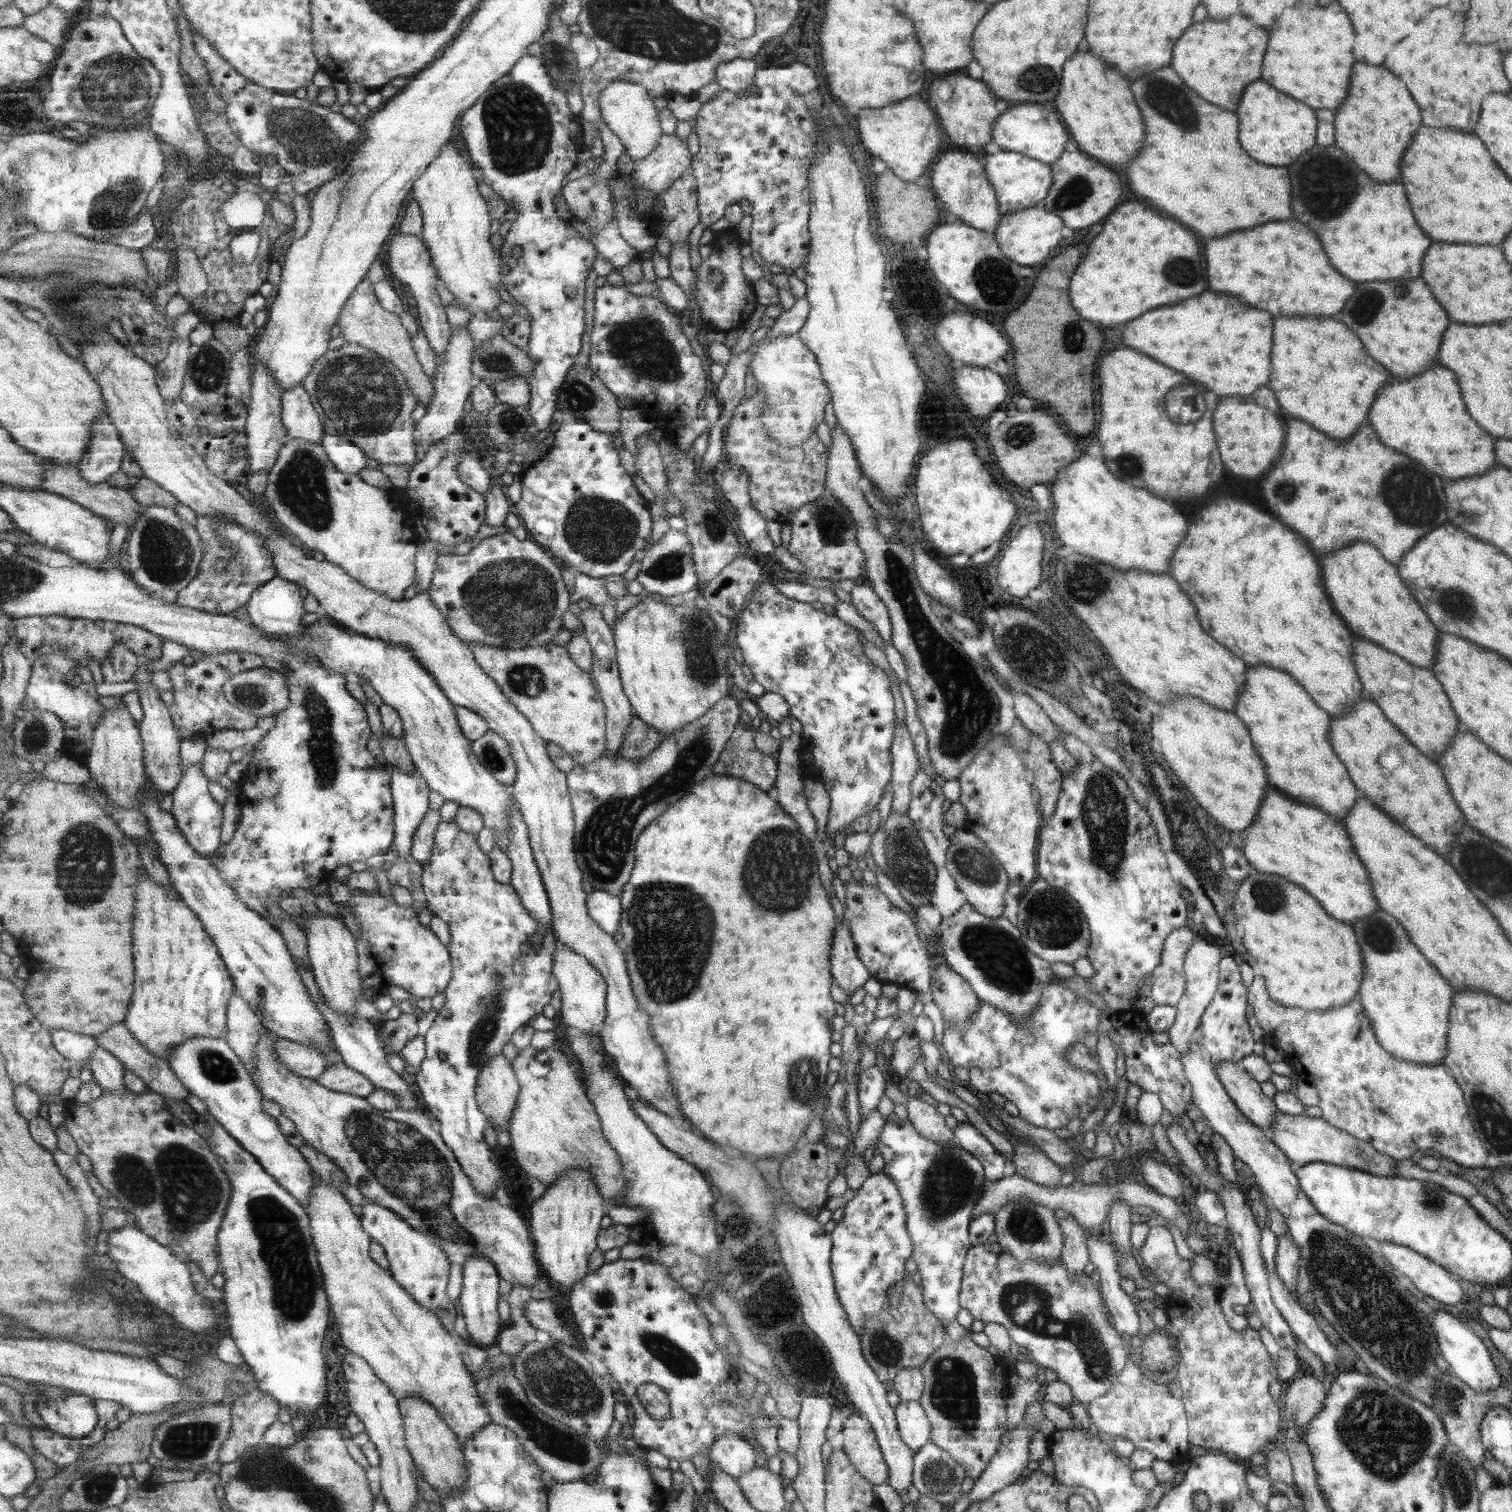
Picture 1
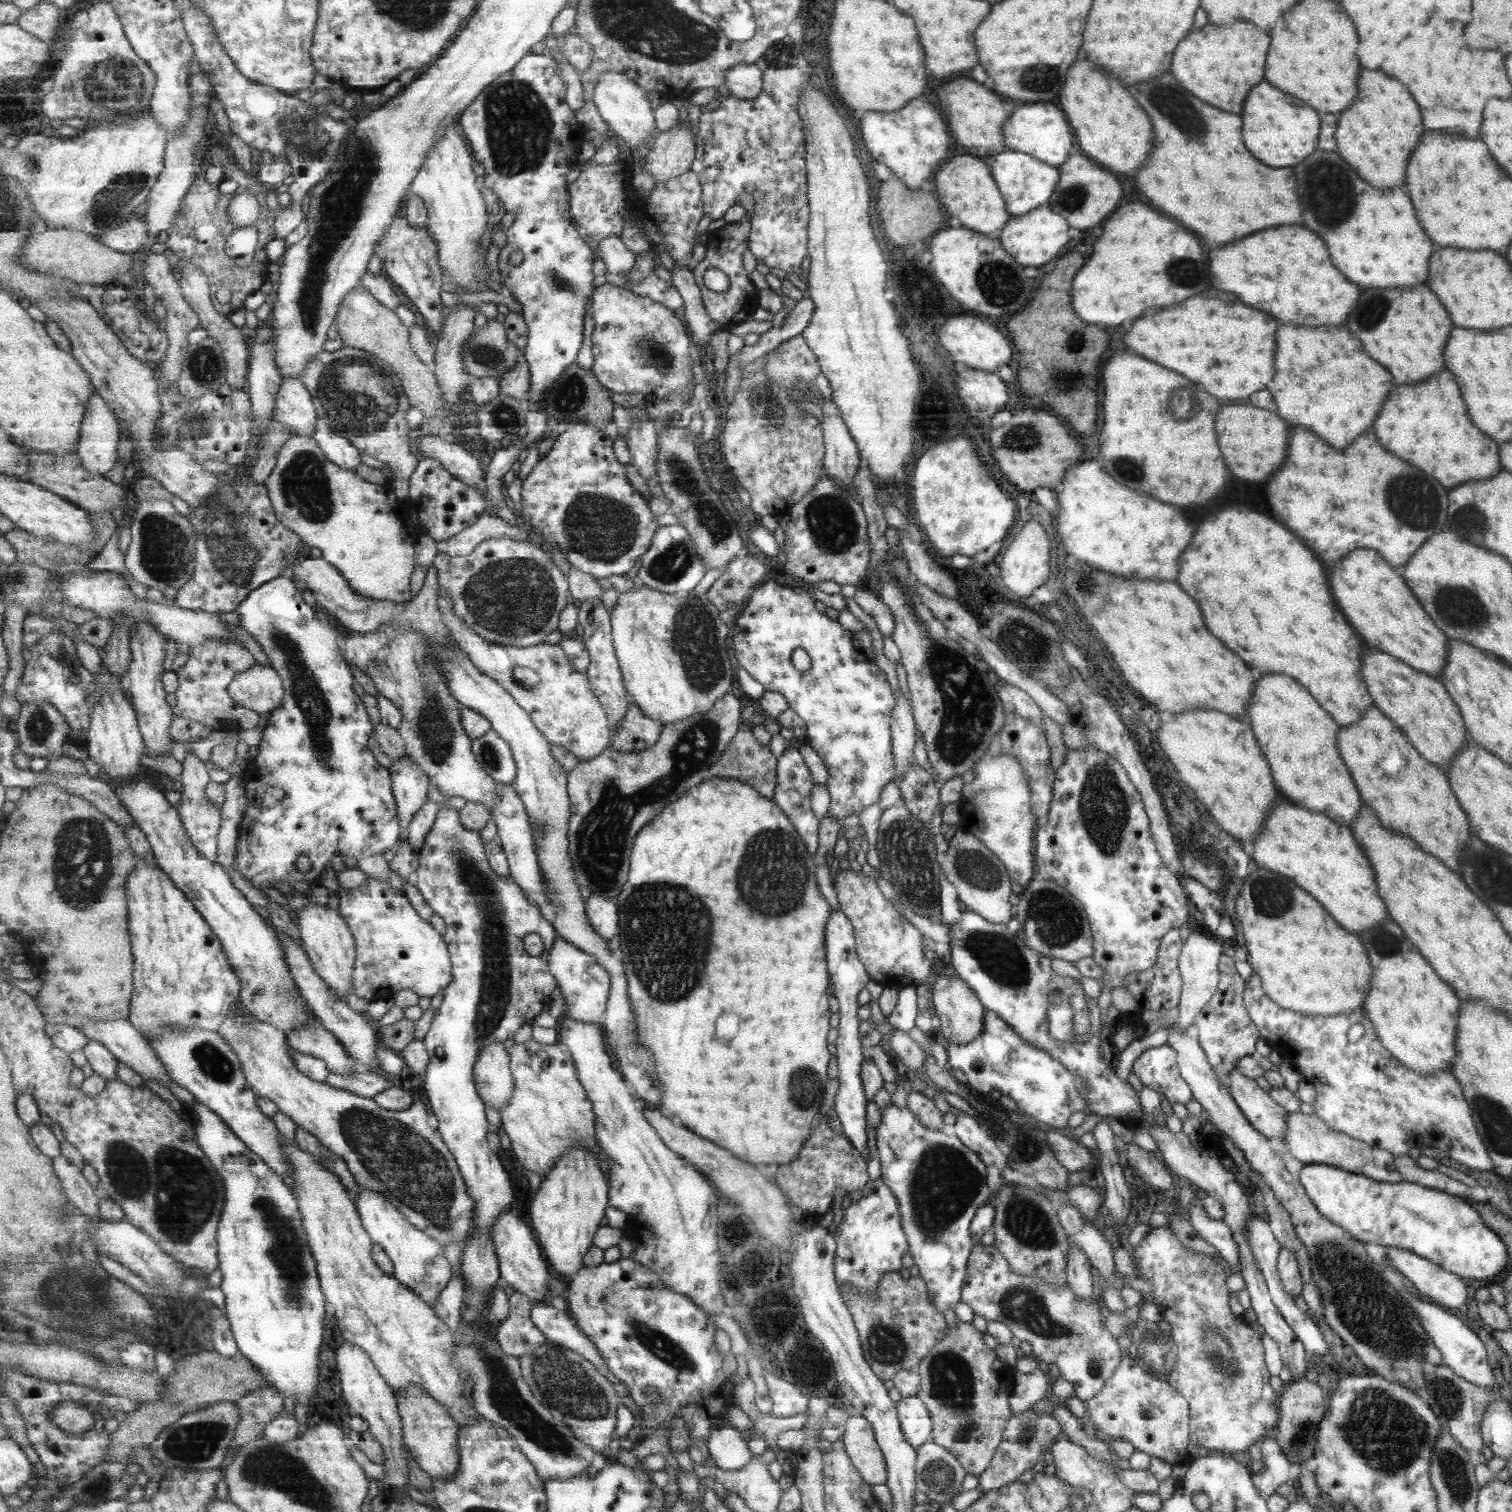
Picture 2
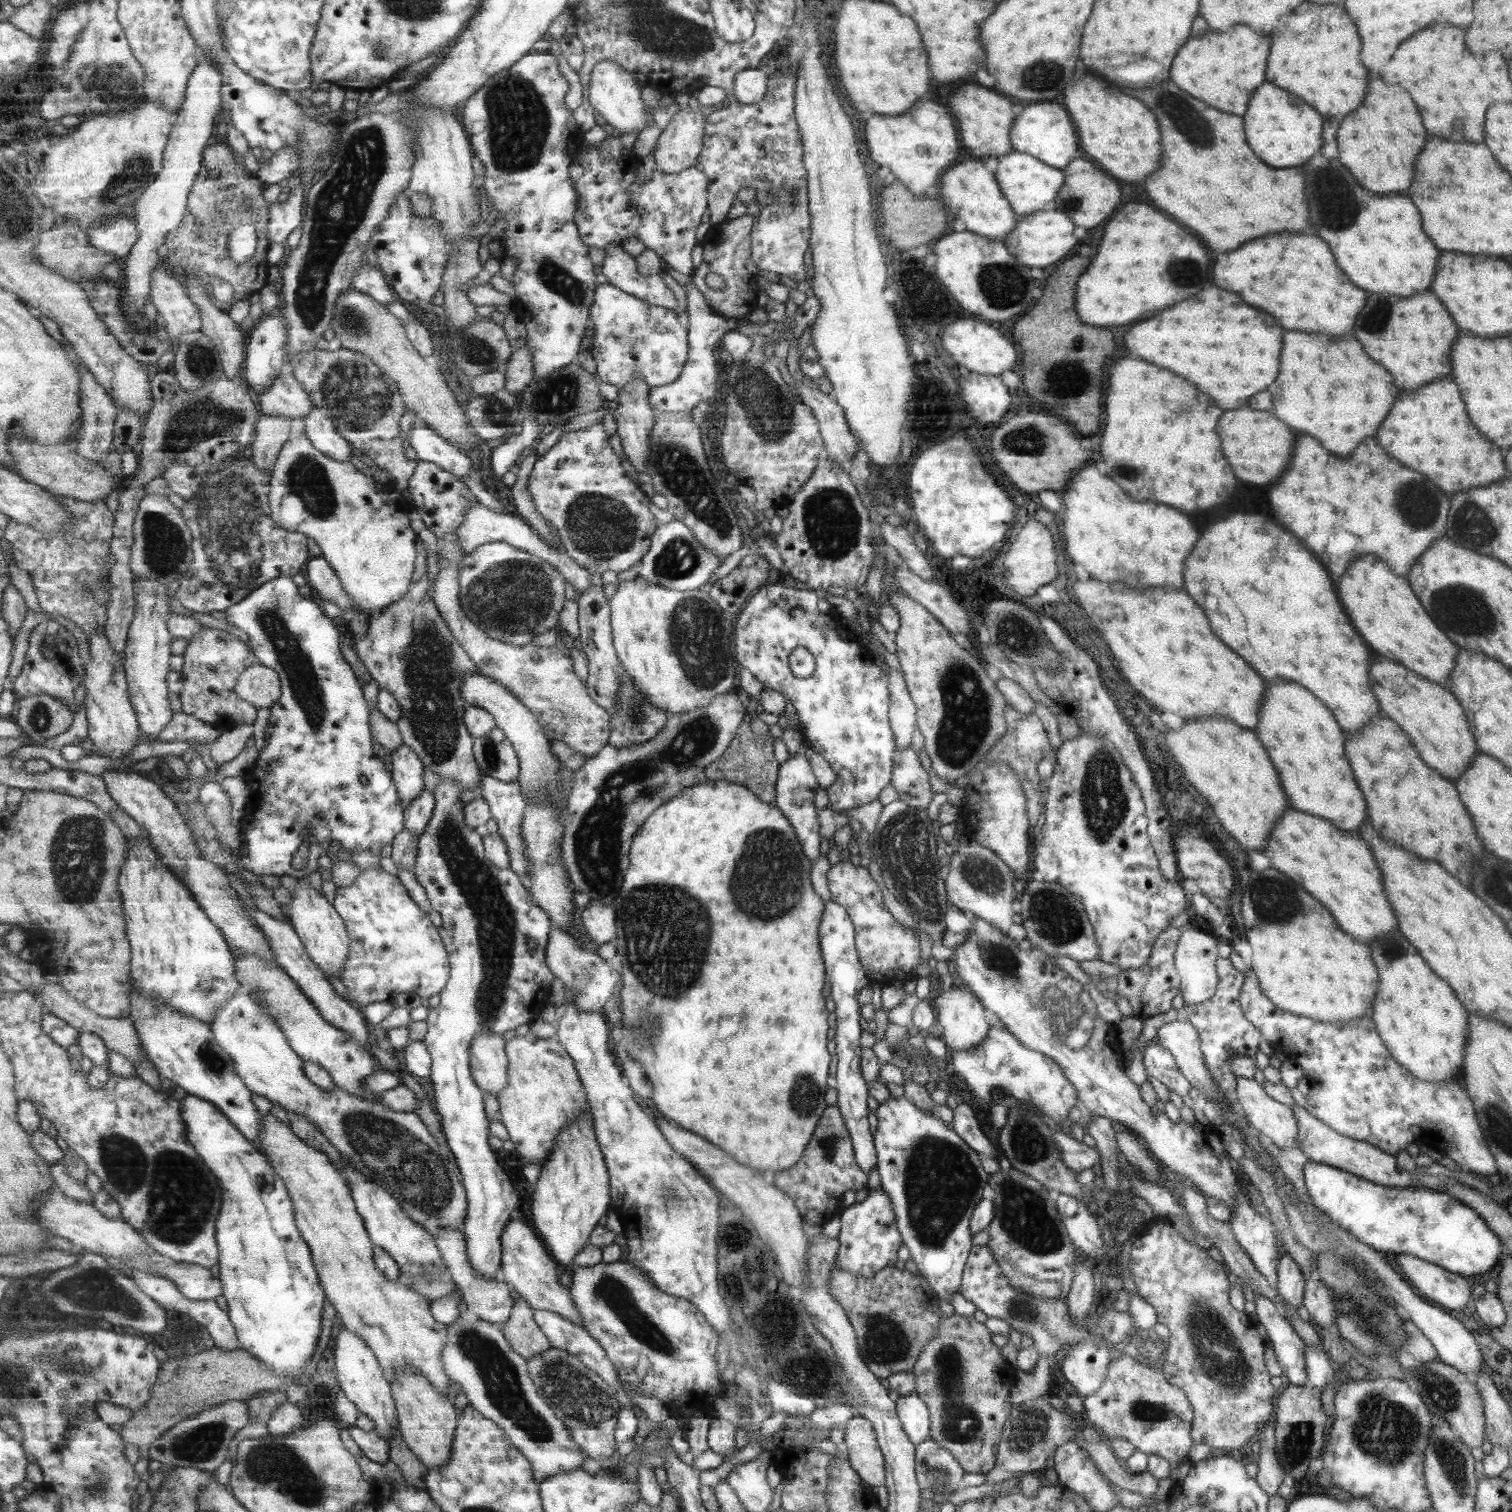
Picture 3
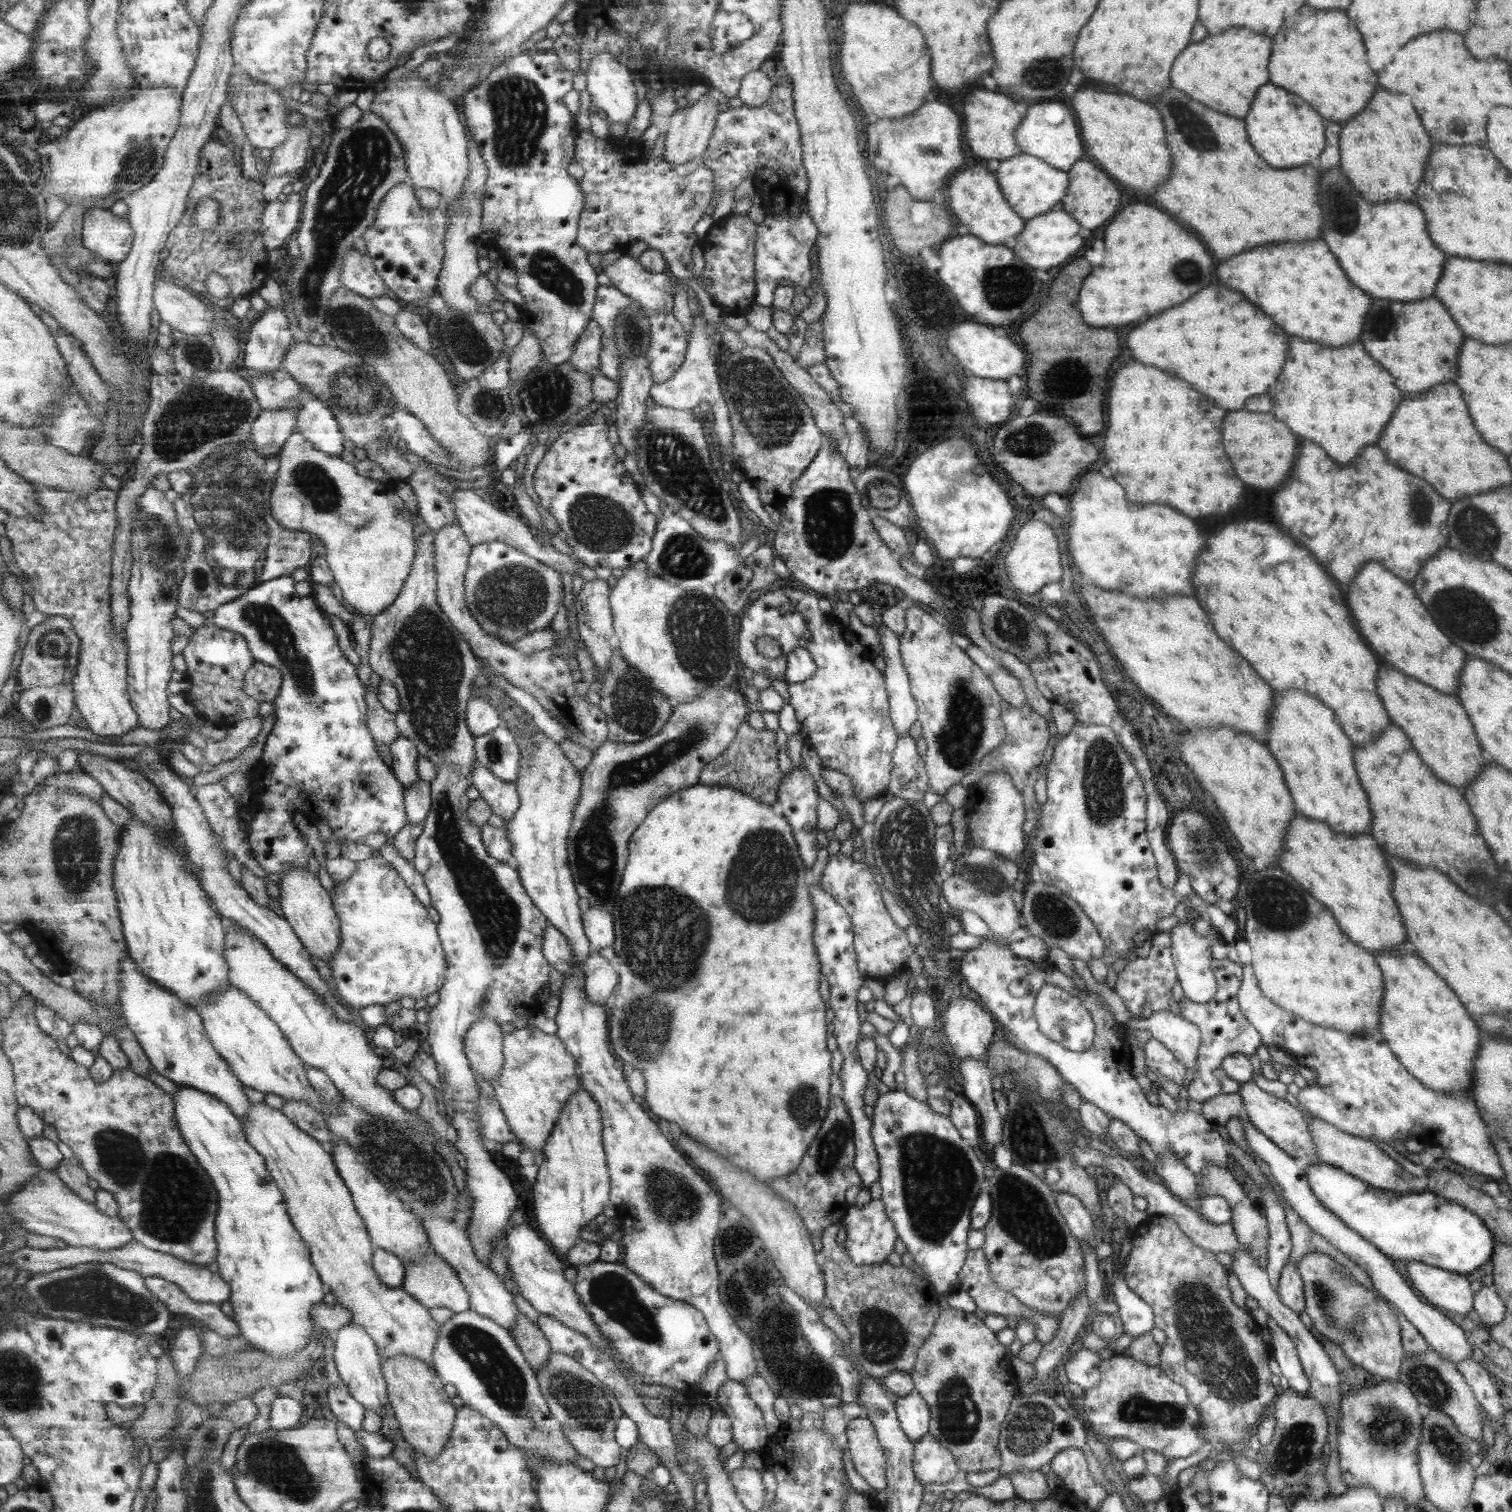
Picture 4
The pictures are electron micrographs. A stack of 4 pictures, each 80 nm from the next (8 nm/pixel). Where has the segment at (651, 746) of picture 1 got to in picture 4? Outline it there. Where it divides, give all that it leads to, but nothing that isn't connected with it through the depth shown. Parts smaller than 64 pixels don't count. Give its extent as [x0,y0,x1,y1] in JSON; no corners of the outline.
[598,653,673,743]

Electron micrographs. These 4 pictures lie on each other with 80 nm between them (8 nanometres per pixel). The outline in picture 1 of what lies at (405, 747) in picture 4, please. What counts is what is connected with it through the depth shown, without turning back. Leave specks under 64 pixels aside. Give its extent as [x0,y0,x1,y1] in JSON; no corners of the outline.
[392,767,429,858]

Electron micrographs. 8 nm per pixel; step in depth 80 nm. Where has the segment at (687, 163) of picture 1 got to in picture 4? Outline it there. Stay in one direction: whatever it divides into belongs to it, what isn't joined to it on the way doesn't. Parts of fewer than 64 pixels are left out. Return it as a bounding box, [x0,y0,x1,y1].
[661,95,718,164]

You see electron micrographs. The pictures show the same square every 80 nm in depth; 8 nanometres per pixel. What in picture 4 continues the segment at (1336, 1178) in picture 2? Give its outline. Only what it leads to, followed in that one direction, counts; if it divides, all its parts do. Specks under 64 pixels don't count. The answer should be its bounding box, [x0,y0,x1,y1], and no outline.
[1304,1163,1493,1275]

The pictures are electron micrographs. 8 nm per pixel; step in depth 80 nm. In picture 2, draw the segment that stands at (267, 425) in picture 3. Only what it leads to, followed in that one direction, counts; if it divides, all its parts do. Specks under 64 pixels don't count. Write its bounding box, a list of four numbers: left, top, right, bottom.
[251,420,292,485]

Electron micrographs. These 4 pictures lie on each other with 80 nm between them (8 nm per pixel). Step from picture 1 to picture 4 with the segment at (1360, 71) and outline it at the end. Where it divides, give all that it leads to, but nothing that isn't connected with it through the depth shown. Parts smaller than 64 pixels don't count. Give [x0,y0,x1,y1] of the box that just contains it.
[1339,86,1431,204]

